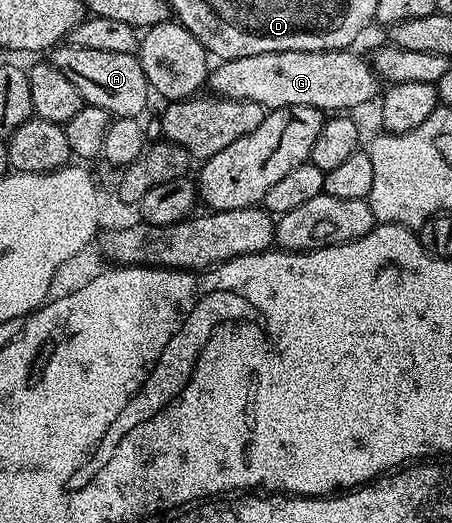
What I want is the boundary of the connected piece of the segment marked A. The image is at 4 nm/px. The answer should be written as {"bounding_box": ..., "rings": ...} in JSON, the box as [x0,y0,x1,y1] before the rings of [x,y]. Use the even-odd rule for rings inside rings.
{"bounding_box":[47,42,151,117],"rings":[[[65,42],[52,49],[47,60],[55,66],[55,70],[60,70],[75,85],[75,90],[79,90],[86,104],[94,104],[107,110],[110,117],[140,117],[141,111],[149,104],[151,89],[147,74],[134,54],[111,54],[111,50],[87,50]]]}

